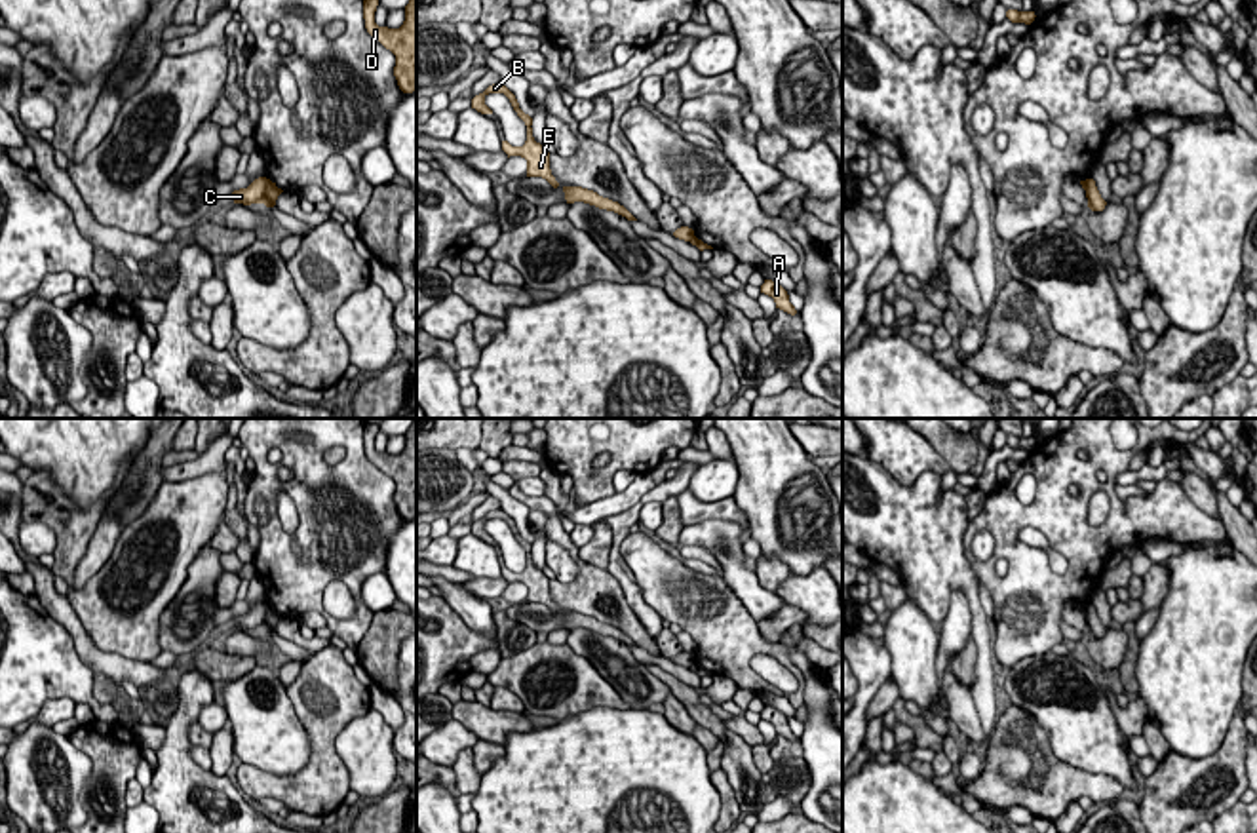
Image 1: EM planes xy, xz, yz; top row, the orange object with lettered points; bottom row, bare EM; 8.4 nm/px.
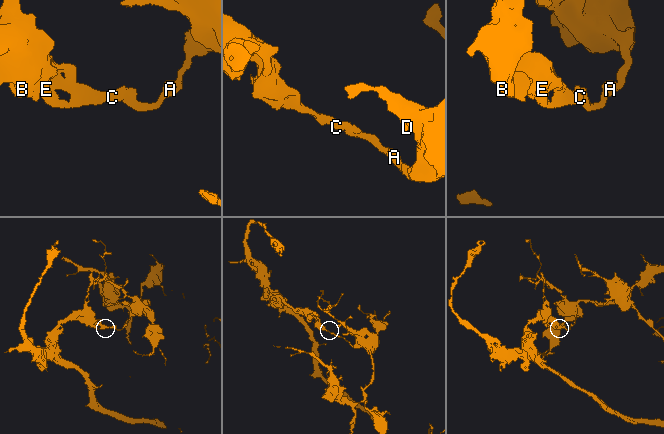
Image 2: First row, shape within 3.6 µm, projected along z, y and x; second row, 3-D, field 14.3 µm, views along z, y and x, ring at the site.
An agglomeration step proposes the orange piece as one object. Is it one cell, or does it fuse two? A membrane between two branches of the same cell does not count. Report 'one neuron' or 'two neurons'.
two neurons

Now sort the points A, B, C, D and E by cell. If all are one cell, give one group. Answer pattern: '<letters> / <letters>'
A D / B C E

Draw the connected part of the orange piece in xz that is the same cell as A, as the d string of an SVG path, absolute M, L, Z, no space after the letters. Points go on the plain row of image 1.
M764 706L764 709L761 711L761 719L772 723L776 728L776 734L780 734L791 742L797 740L795 732L789 728L787 717L782 711L778 711L776 707Z

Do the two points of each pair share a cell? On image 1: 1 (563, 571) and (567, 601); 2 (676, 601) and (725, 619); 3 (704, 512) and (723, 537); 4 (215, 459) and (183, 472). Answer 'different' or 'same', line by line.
1: different
2: same
3: different
4: same

